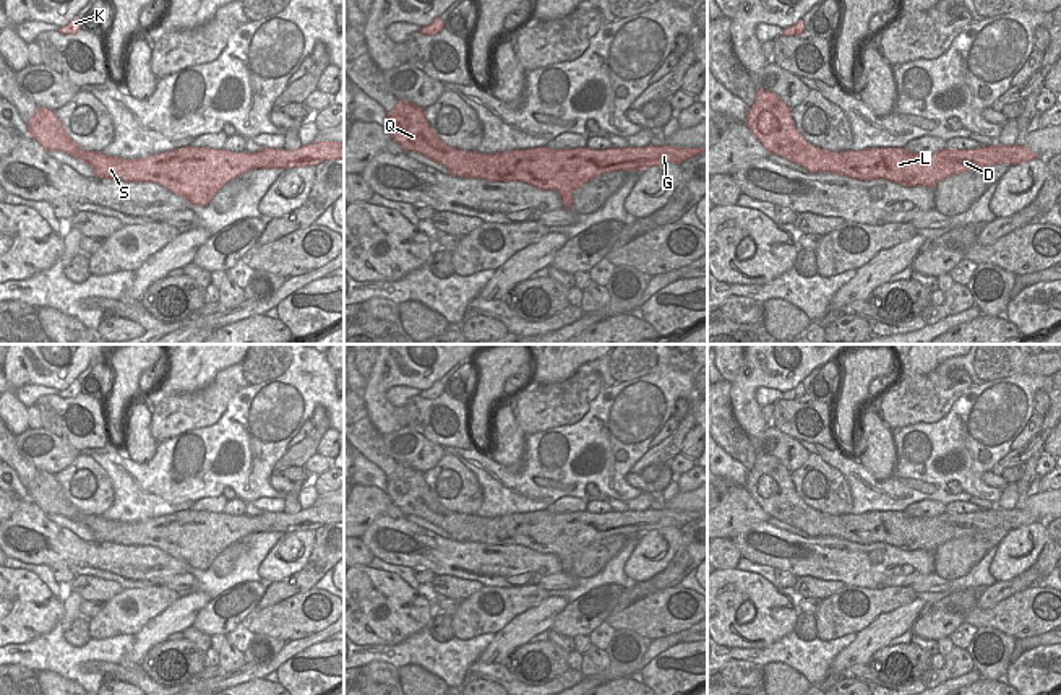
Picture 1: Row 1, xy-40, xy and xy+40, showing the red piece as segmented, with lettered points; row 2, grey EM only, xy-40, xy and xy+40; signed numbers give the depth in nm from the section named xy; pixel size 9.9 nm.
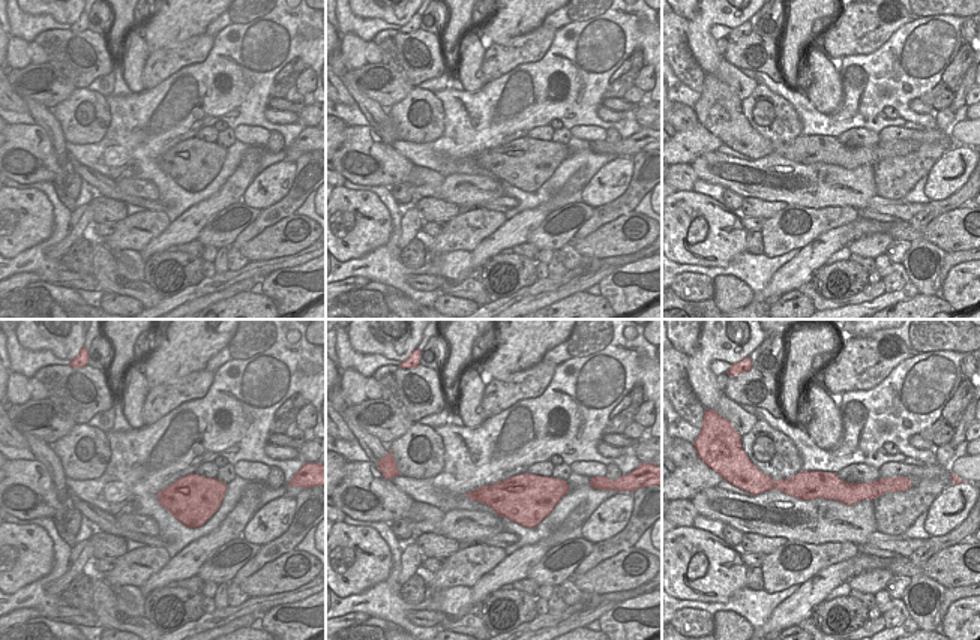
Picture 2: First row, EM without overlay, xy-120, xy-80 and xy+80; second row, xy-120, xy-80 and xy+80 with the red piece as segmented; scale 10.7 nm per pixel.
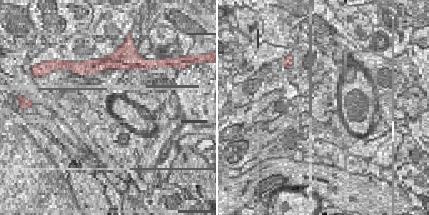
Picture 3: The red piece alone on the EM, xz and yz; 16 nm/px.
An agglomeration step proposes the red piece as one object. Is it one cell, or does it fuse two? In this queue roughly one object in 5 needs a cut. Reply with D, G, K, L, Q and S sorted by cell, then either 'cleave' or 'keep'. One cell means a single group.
D G K L Q S; keep

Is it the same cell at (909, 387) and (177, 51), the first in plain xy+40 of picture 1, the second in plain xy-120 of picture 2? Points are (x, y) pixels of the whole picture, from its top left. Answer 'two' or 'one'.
one

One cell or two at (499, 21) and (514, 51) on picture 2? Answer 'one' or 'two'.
two

